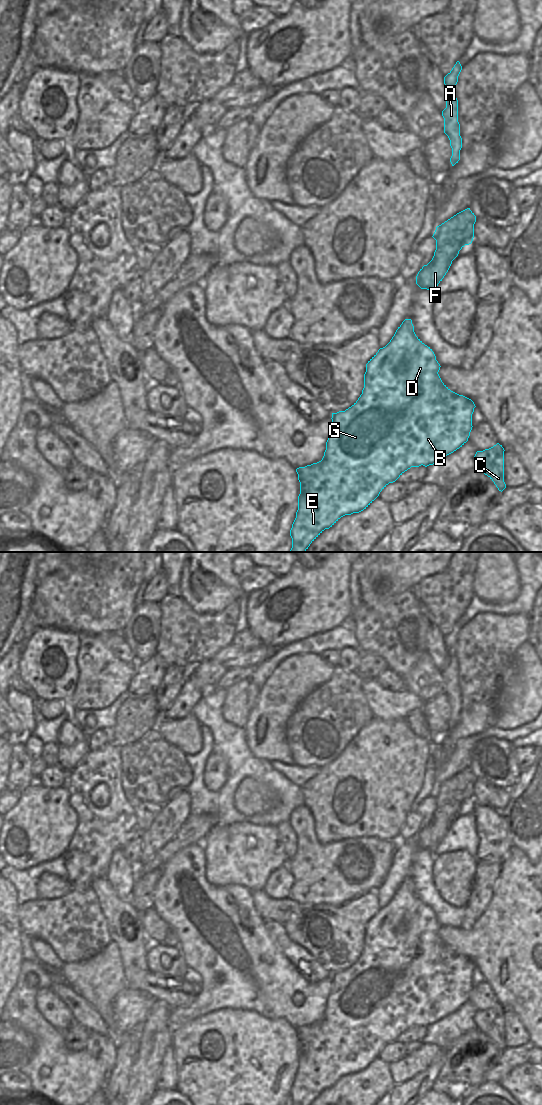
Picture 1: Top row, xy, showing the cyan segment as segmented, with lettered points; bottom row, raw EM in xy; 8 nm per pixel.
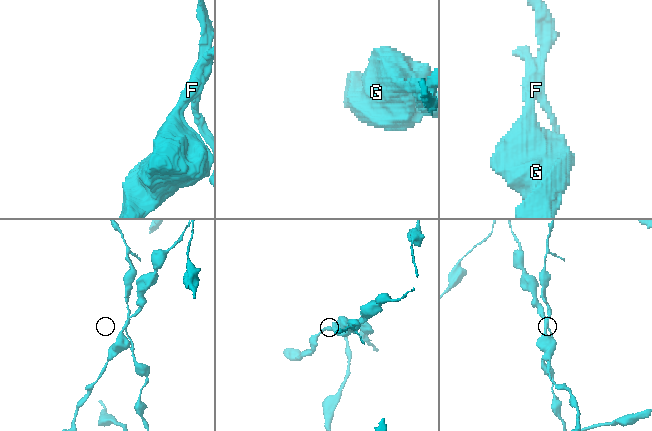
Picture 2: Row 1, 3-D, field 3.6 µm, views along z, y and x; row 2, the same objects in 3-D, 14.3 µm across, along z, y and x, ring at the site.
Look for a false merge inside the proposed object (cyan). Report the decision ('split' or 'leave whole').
split

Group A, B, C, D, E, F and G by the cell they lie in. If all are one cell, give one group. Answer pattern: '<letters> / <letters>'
A C / B D E F G

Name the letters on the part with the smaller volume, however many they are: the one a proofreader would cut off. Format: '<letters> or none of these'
A, C

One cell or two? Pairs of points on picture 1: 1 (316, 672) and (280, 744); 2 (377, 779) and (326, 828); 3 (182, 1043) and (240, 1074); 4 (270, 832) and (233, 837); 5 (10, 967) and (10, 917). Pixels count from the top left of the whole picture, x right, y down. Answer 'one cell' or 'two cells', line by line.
1: one cell
2: one cell
3: one cell
4: one cell
5: one cell

